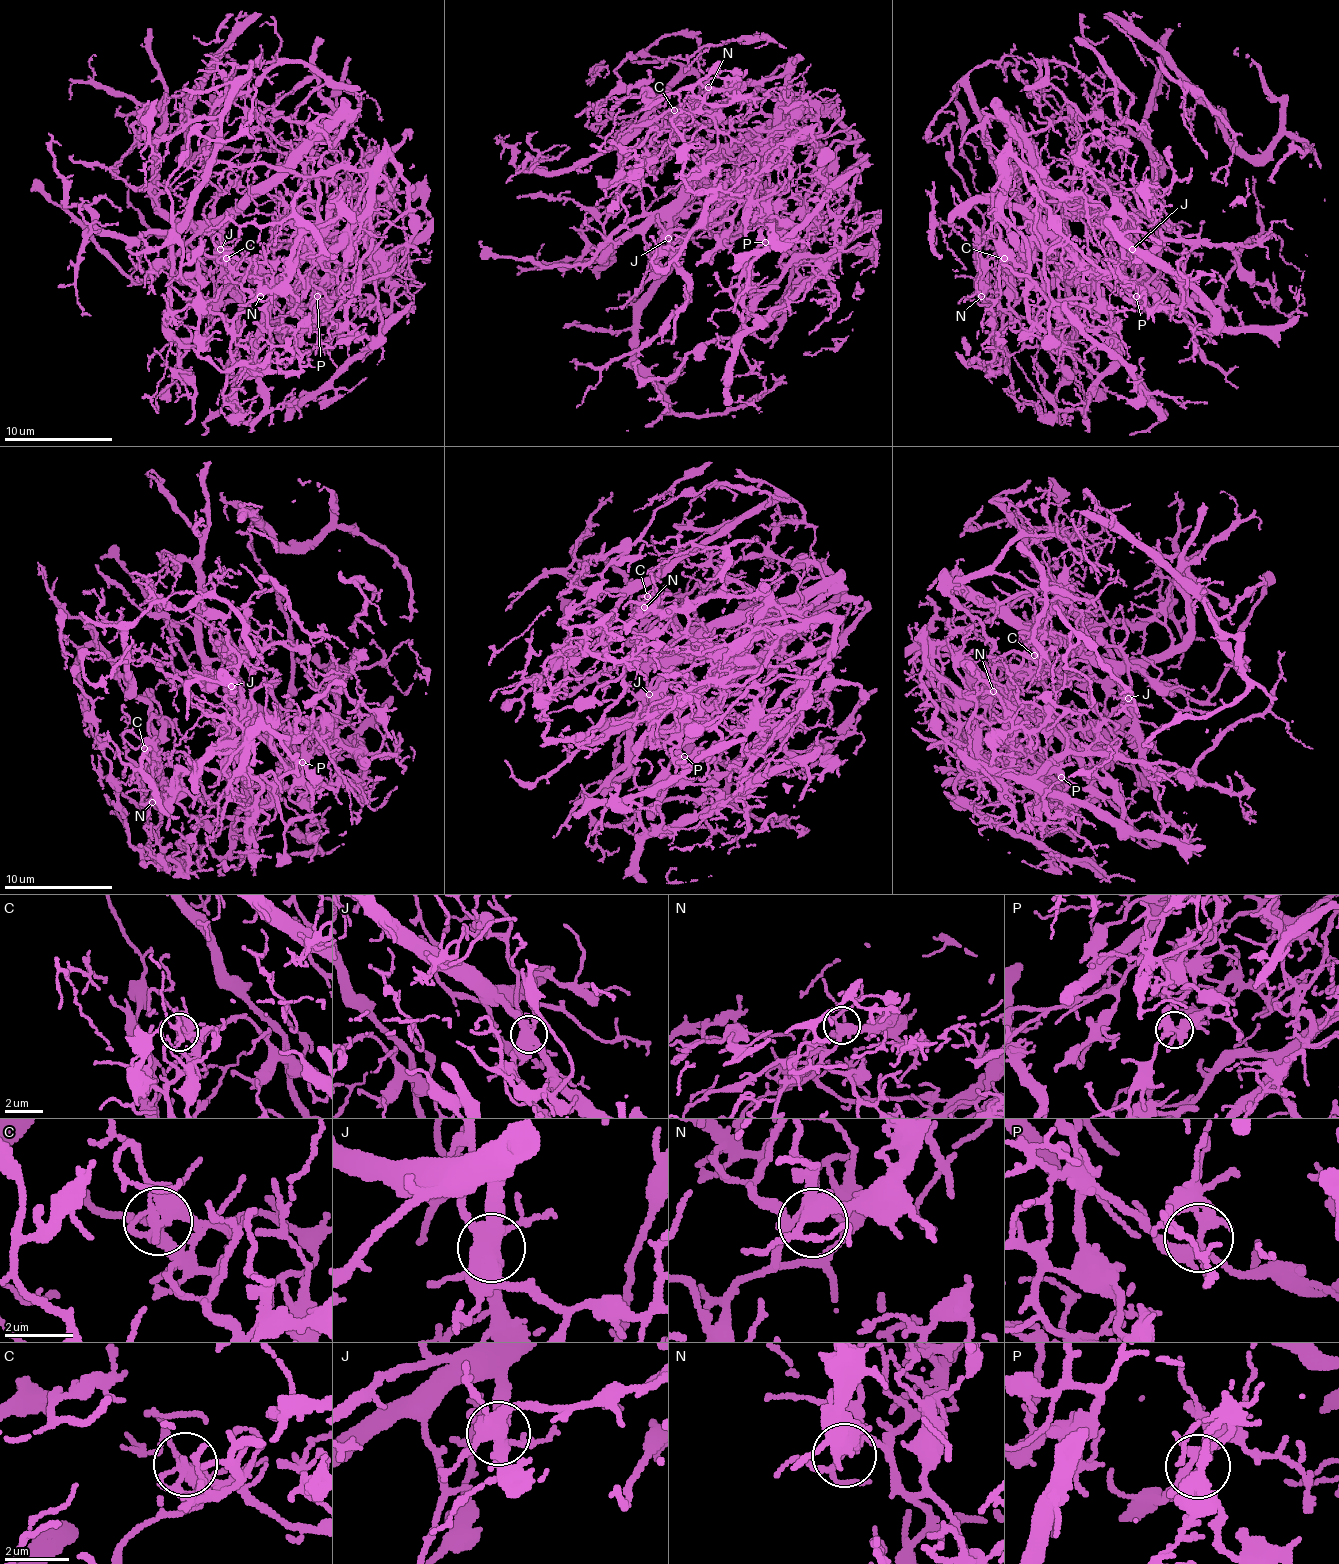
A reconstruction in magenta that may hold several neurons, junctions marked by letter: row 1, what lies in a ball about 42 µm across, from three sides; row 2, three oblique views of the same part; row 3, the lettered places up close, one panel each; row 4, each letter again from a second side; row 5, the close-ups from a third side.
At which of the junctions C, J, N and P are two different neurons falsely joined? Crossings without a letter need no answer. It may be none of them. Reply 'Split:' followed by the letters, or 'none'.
Split: C, J

